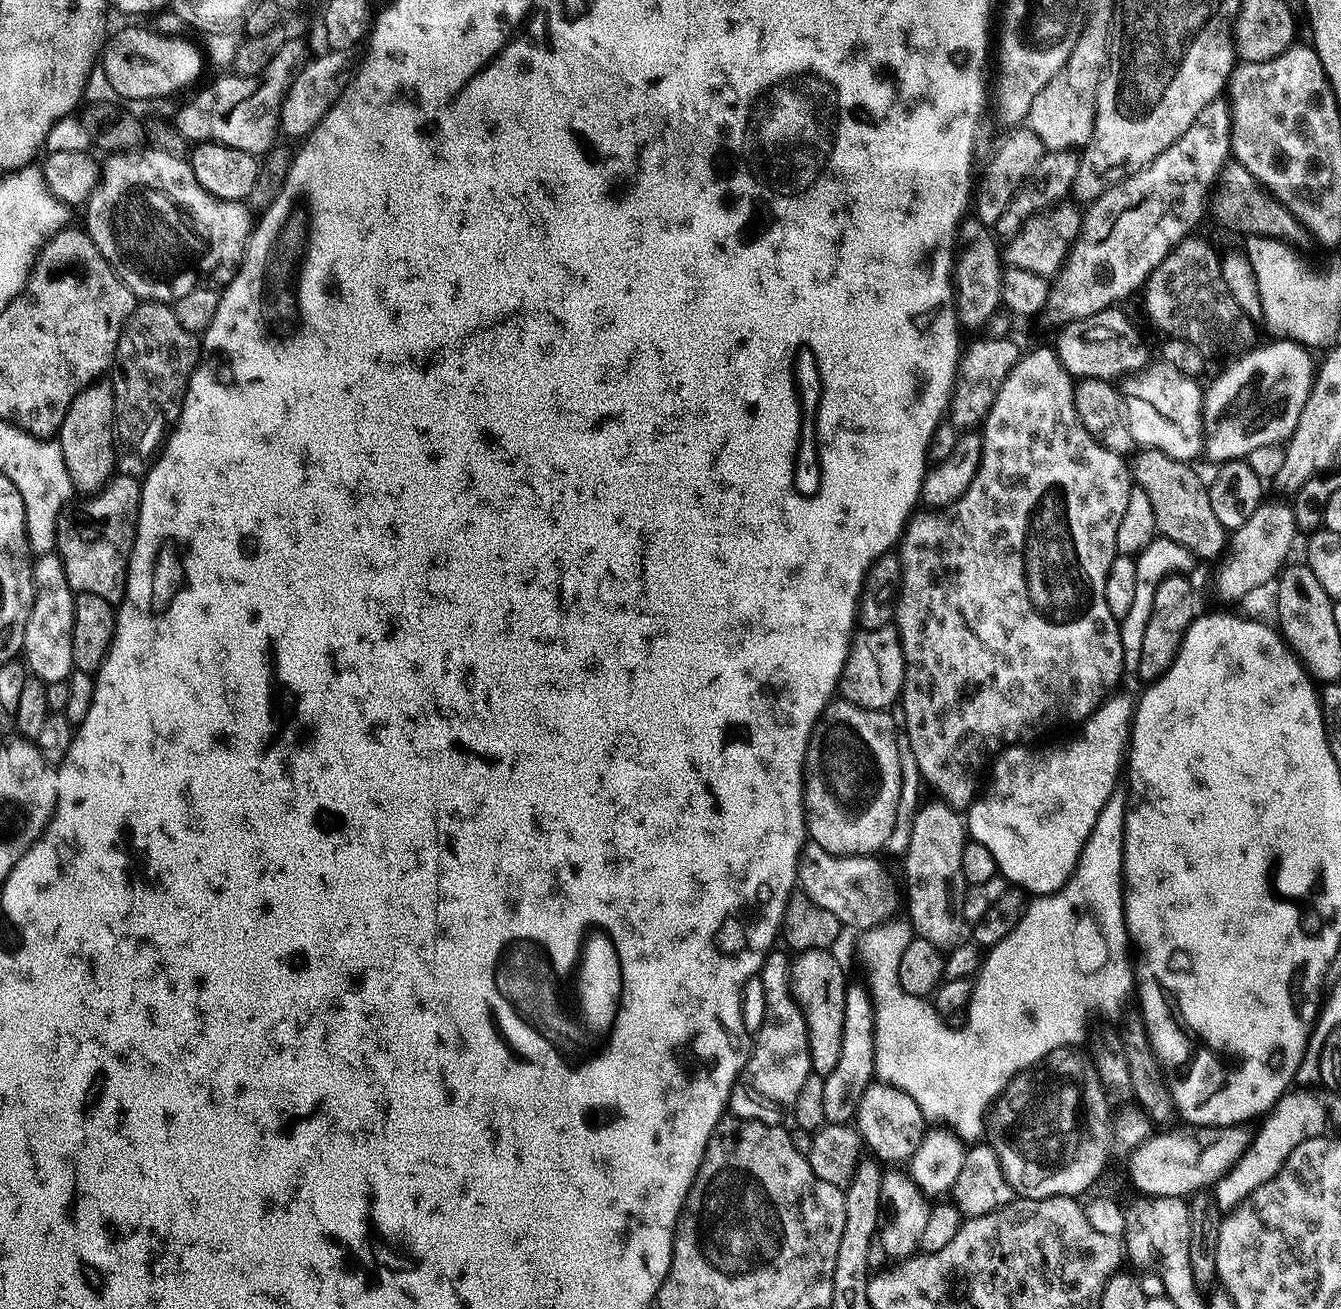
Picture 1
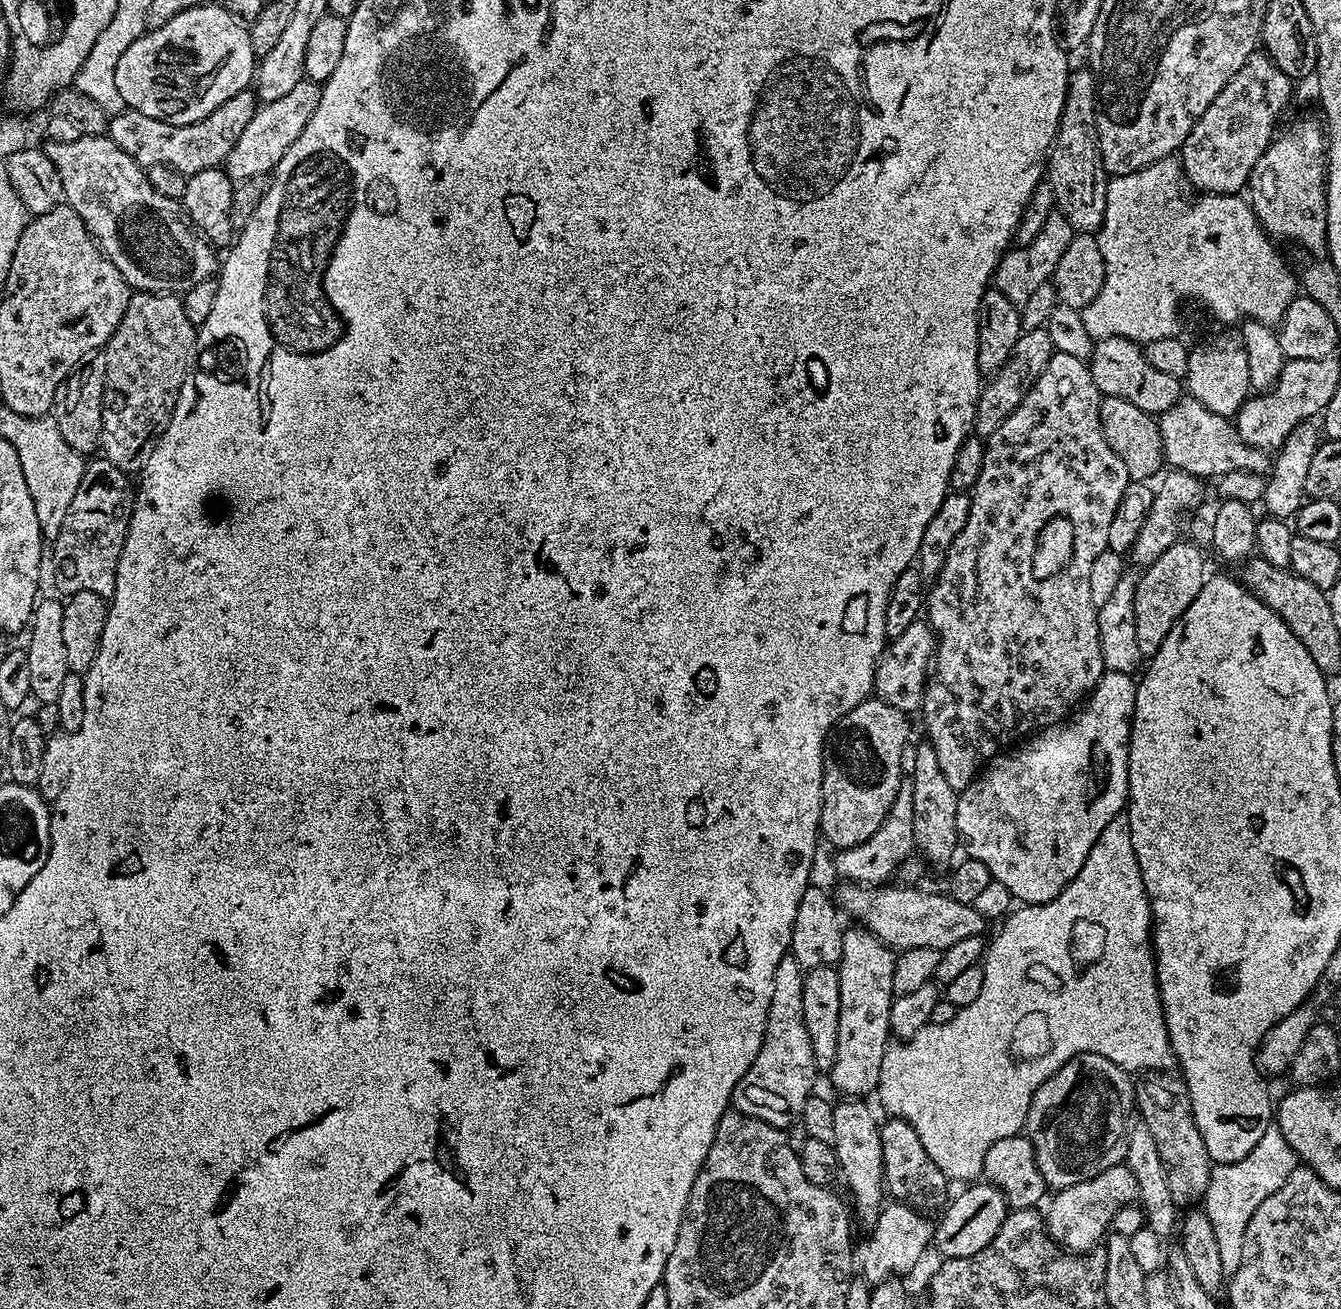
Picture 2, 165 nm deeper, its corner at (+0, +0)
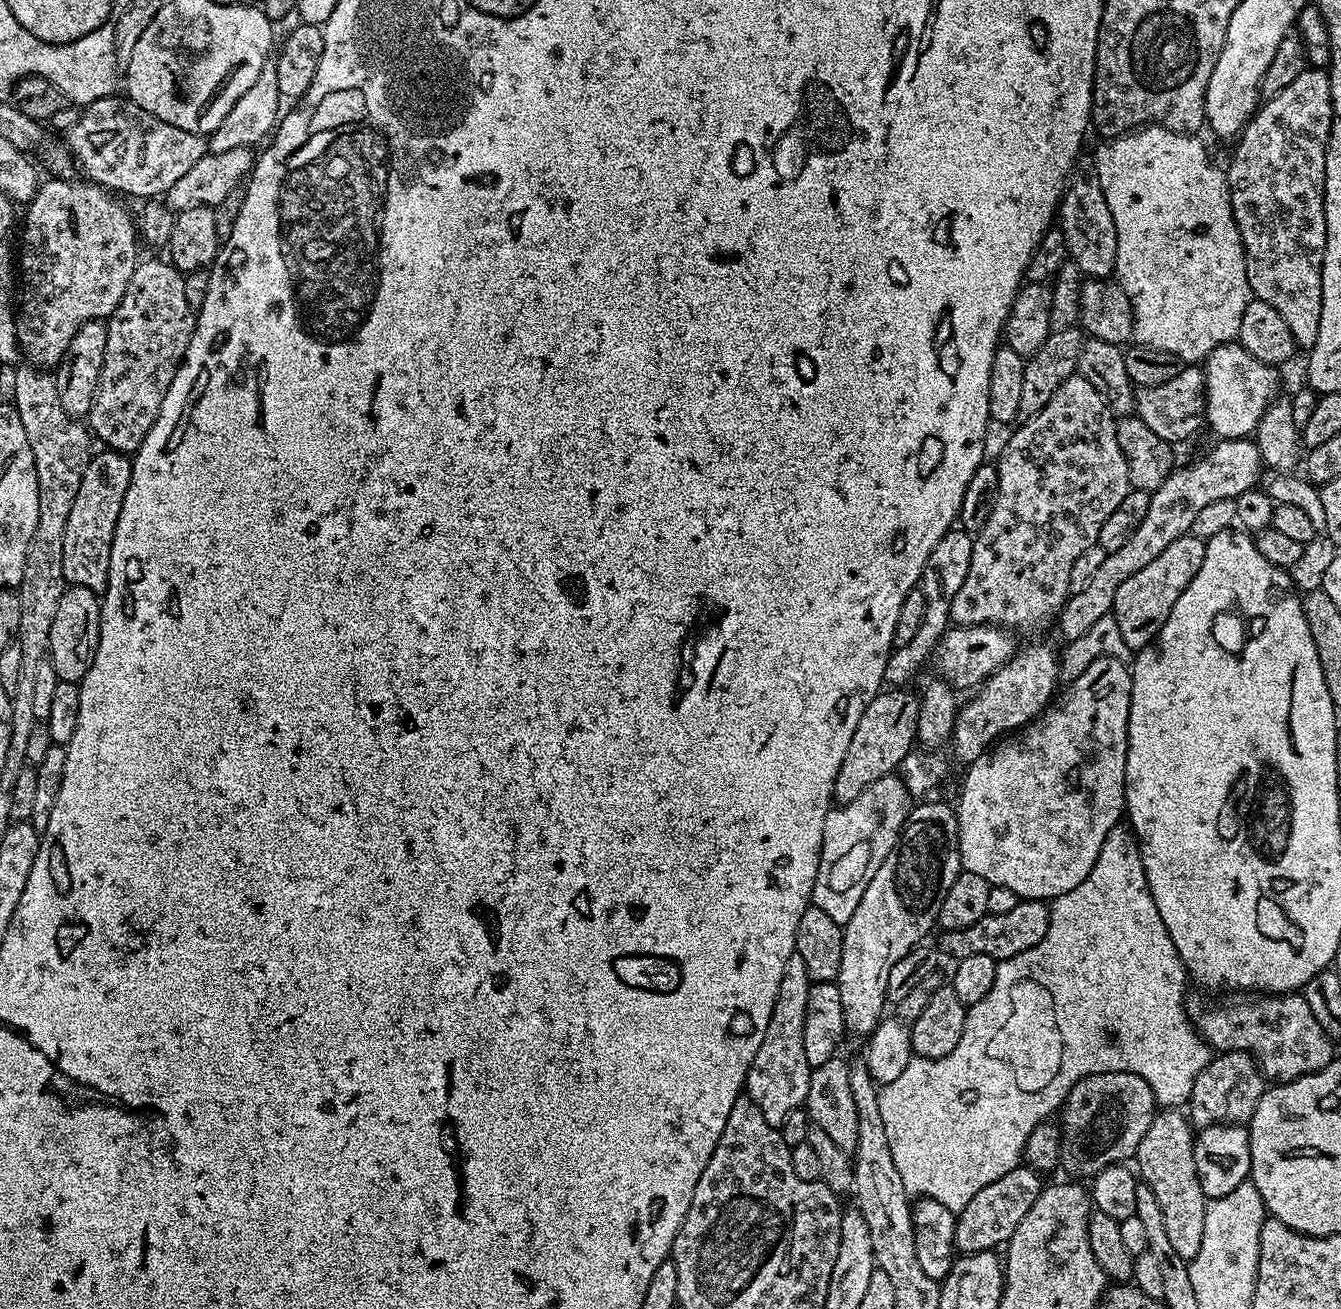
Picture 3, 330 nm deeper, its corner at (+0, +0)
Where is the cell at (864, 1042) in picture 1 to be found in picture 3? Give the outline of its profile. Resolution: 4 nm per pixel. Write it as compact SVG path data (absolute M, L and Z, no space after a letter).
M920 802L920 804L909 811L908 817L904 819L904 826L900 830L900 835L895 837L896 844L881 860L878 870L874 874L874 878L870 878L870 886L866 886L866 894L862 894L862 902L858 902L858 907L854 910L854 914L850 918L850 922L842 925L844 929L844 937L842 938L842 966L838 970L835 983L840 985L840 993L842 994L842 1010L844 1011L844 1026L849 1033L852 1032L861 1038L867 1038L880 1024L882 1017L885 1015L884 1004L888 1000L886 994L886 978L890 978L890 970L894 967L894 962L898 962L898 958L902 958L906 954L910 954L912 948L917 947L928 936L928 931L933 927L937 927L940 911L942 910L942 902L946 898L946 894L950 891L950 886L954 886L954 878L958 878L958 874L962 870L960 862L960 839L958 838L958 822L956 821L955 807L948 804L924 804L928 802Z

